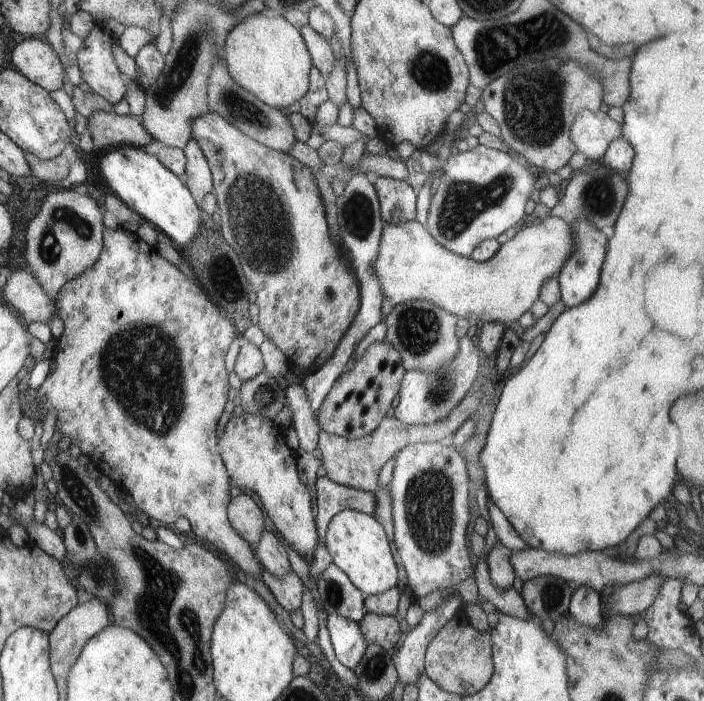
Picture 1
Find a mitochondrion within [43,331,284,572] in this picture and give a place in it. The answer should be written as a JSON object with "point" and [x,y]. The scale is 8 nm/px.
{"point":[79,494]}

